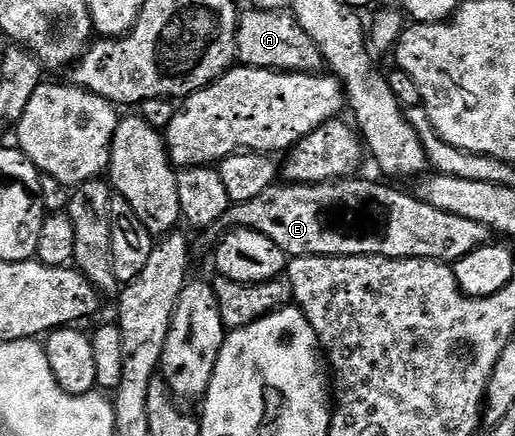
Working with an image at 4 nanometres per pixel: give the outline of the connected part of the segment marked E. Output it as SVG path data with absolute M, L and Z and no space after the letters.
M359 177L340 178L333 182L297 182L270 186L265 188L265 192L261 192L261 196L257 196L253 200L245 200L231 205L225 212L225 216L221 216L221 220L217 220L211 226L206 227L205 234L215 238L214 240L219 240L233 230L252 230L269 240L273 240L273 244L277 244L277 248L281 248L281 252L285 252L291 258L348 258L349 256L368 254L382 258L428 258L434 262L448 264L459 262L465 256L469 256L469 252L486 246L492 241L493 232L489 228L485 228L485 224L477 224L475 220L465 220L465 216L453 216L453 212L441 212L441 208L433 208L429 204L425 204L414 193L406 194L403 190L394 190L391 186L382 186L379 182L370 182L367 178Z

